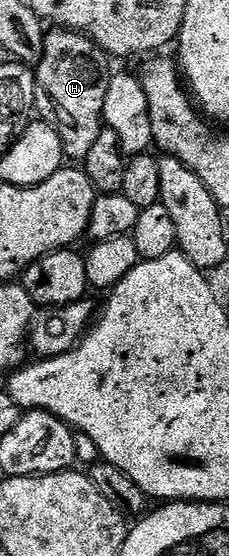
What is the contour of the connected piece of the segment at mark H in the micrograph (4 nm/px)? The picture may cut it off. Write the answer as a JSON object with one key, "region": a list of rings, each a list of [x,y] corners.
{"region":[[[52,28],[45,33],[42,60],[36,63],[35,113],[55,128],[64,142],[65,159],[83,160],[98,140],[104,121],[104,101],[110,77],[109,55],[79,30]]]}

